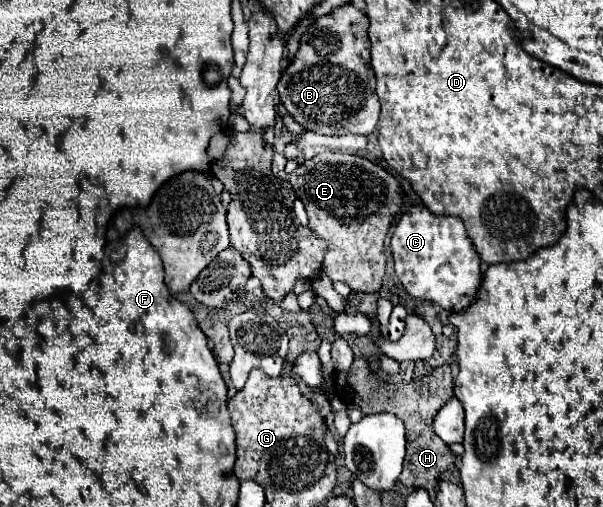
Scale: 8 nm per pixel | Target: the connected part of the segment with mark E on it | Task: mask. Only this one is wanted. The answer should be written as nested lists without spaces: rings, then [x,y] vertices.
[[[332,150],[316,154],[292,174],[284,172],[284,156],[276,152],[272,172],[276,178],[292,184],[306,206],[308,228],[328,242],[322,270],[332,280],[348,284],[354,292],[376,294],[386,272],[384,240],[396,214],[404,210],[404,190],[398,178],[362,156]]]

